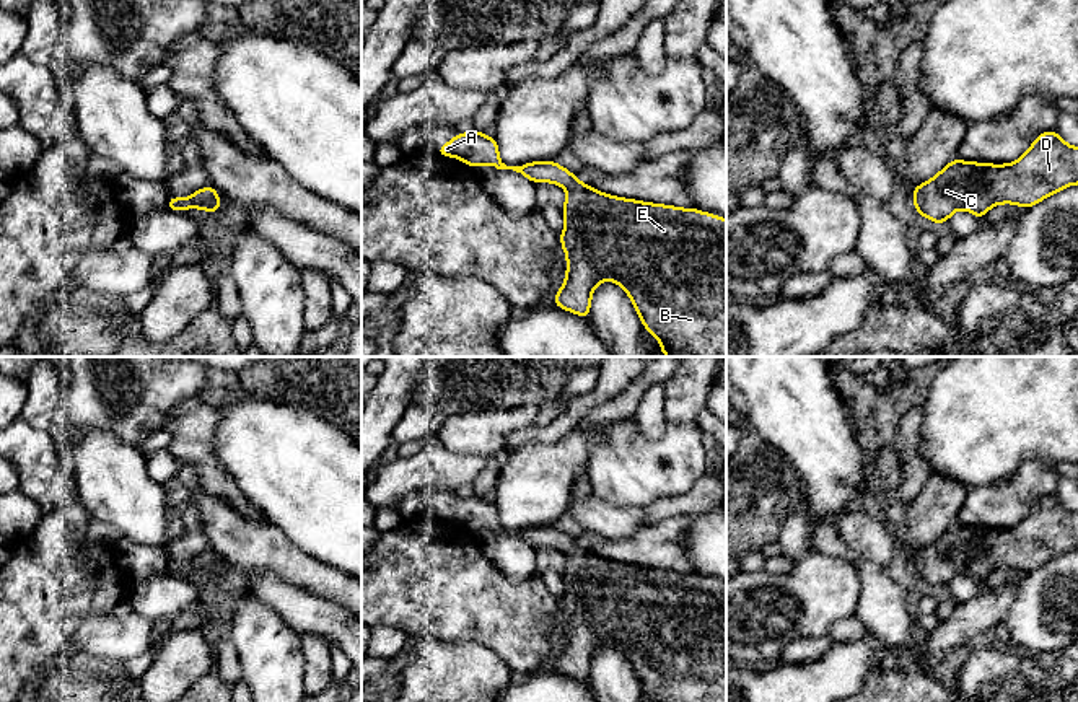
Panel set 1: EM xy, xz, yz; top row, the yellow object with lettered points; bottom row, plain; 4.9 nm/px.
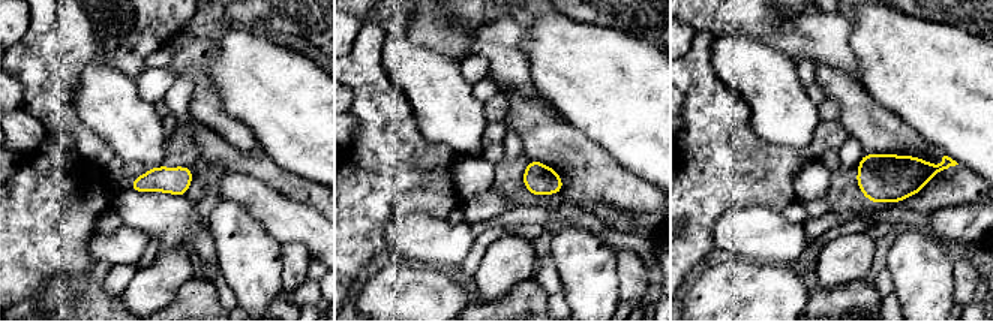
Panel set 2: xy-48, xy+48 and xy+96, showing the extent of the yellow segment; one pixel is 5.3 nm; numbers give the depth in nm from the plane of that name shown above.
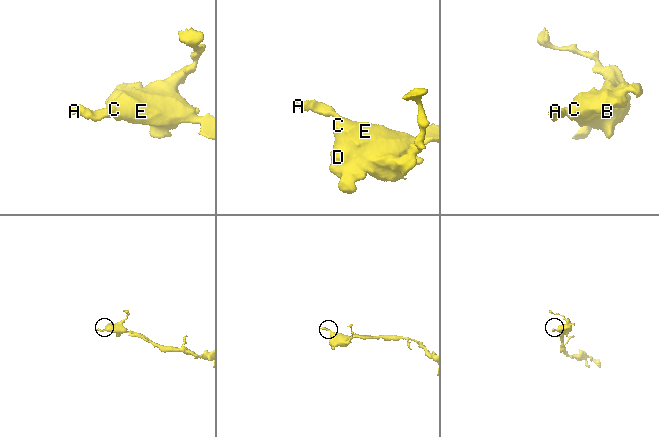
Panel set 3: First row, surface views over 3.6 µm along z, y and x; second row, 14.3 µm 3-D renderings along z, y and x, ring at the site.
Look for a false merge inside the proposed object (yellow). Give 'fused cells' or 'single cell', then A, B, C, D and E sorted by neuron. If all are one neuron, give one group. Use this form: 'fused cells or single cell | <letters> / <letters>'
single cell | A B C D E

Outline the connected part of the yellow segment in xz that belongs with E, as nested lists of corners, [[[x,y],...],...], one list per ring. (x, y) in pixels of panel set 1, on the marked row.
[[[474,129],[469,134],[454,134],[449,143],[435,150],[440,156],[454,156],[472,168],[482,163],[497,169],[513,169],[526,176],[534,184],[555,182],[567,191],[562,207],[565,228],[560,233],[560,246],[567,252],[567,277],[552,303],[562,309],[573,311],[583,319],[589,319],[593,290],[604,280],[620,285],[630,296],[642,324],[650,331],[666,357],[726,357],[726,220],[697,208],[679,208],[620,199],[593,189],[580,182],[573,173],[552,161],[524,163],[506,166],[498,155],[495,137],[487,137]]]

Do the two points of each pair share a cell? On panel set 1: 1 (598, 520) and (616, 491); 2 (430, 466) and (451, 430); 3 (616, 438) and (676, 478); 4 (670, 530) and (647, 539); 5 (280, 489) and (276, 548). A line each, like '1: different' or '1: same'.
1: different
2: different
3: same
4: same
5: different

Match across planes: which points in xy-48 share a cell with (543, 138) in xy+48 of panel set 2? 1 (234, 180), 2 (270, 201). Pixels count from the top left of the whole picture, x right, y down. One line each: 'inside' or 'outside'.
1: outside
2: outside

